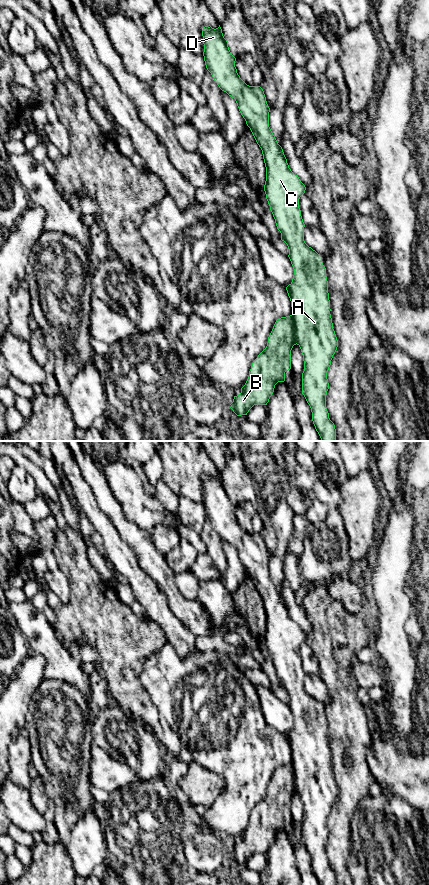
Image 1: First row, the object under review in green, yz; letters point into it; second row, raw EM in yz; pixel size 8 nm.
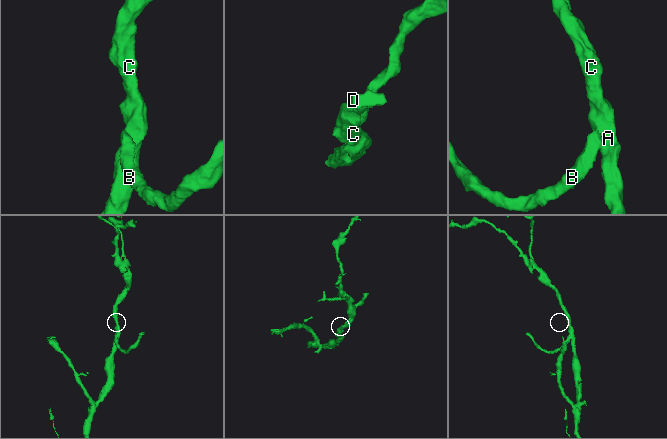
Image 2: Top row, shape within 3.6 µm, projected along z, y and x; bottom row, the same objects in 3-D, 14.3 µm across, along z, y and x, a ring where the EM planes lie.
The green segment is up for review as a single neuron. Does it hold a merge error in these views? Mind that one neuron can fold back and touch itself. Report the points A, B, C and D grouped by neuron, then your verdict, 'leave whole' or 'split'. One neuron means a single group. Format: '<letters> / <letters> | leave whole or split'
A C D / B | split

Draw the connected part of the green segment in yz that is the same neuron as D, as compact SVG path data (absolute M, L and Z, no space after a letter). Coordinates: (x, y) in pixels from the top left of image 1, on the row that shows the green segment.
M220 25L216 29L211 26L203 27L202 36L203 56L207 70L211 73L219 88L235 99L241 115L262 150L266 167L264 185L266 199L277 229L281 233L281 240L288 246L288 257L294 269L292 282L286 287L286 290L291 301L291 316L297 345L303 354L302 394L311 408L312 421L321 441L336 441L335 425L330 420L326 408L326 395L329 389L327 372L337 350L338 340L330 314L326 268L320 254L304 241L305 224L299 208L299 199L305 193L306 187L289 168L283 149L269 127L270 108L263 89L260 86L249 86L240 78L235 67L236 58L229 50L228 42L223 36Z

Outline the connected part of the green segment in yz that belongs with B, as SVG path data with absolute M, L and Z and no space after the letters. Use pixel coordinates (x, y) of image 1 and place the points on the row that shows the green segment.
M292 316L281 317L276 320L268 337L266 348L253 361L248 379L241 388L241 393L234 396L230 404L237 416L247 415L254 405L267 405L278 382L285 381L285 372L291 369L291 350L297 344Z

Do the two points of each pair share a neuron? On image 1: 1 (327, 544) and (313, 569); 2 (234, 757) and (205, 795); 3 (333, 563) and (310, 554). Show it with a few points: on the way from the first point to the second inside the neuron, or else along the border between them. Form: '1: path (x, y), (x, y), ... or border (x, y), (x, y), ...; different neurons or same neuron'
1: path (327, 550), (318, 563); same neuron
2: border (199, 764), (214, 771), (220, 777); different neurons
3: path (327, 559), (316, 554); same neuron

